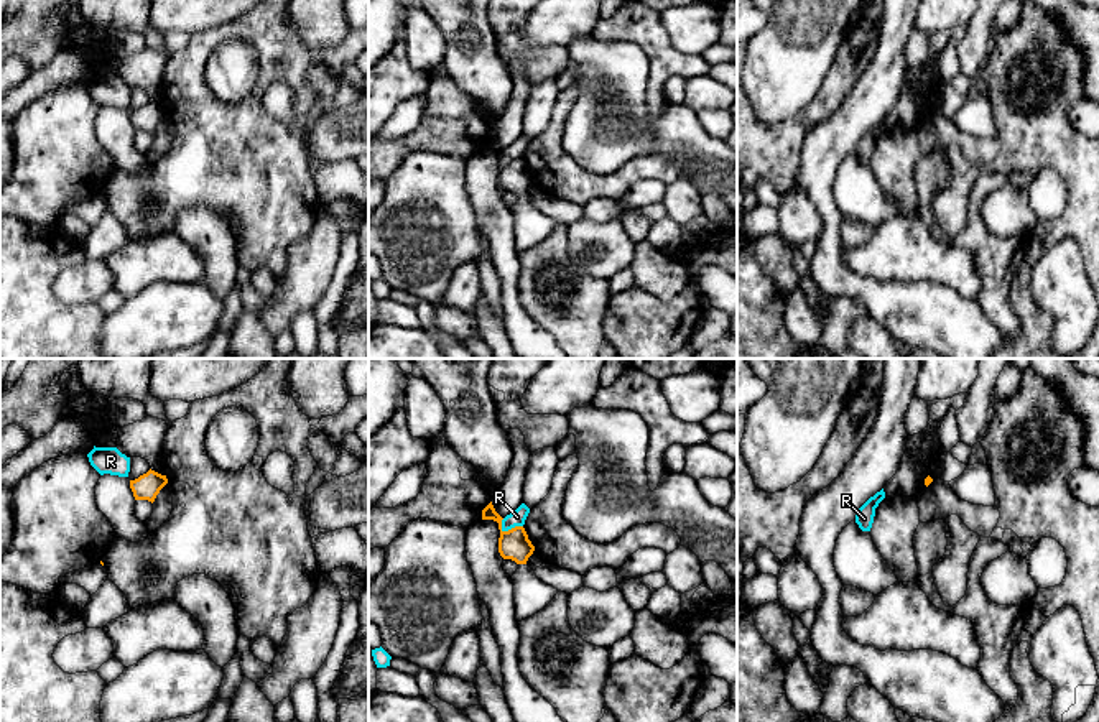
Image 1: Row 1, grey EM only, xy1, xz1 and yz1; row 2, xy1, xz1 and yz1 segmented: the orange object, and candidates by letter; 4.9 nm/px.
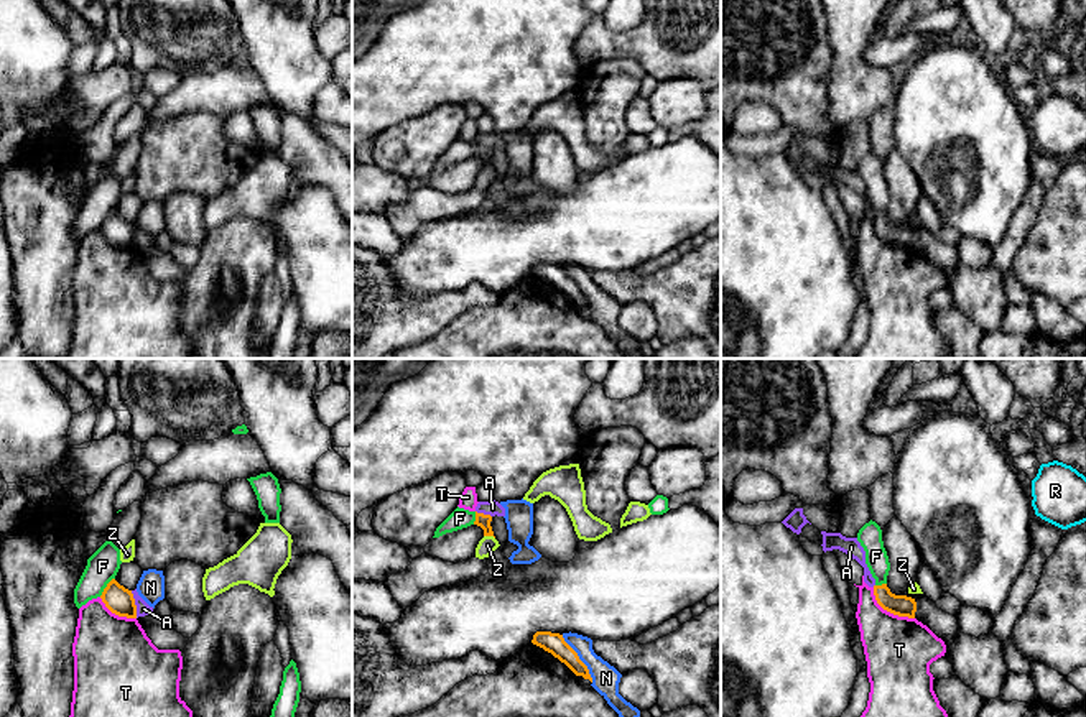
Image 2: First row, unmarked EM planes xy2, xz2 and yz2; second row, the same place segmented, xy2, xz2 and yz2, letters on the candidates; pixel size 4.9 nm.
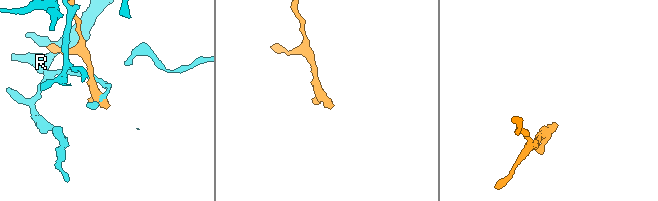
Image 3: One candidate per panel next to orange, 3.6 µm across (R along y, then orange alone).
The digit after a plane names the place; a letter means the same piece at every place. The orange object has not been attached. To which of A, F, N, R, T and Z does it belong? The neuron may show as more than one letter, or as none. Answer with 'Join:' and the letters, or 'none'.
Join: none

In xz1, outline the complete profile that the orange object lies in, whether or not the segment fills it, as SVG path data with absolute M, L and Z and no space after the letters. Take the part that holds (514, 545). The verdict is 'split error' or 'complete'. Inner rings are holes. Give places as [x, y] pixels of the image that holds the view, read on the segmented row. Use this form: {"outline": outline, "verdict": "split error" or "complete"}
{"outline": "M492 502L482 510L482 520L494 520L498 523L498 553L503 559L512 559L518 564L512 581L515 620L522 622L543 610L559 590L540 581L535 571L526 564L535 546L528 539L523 526L503 531L503 518L495 511Z", "verdict": "split error"}

